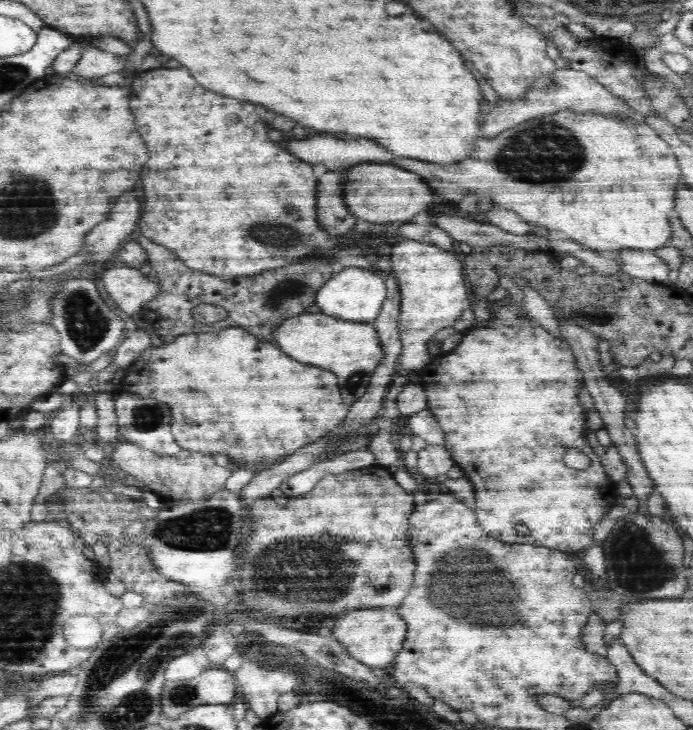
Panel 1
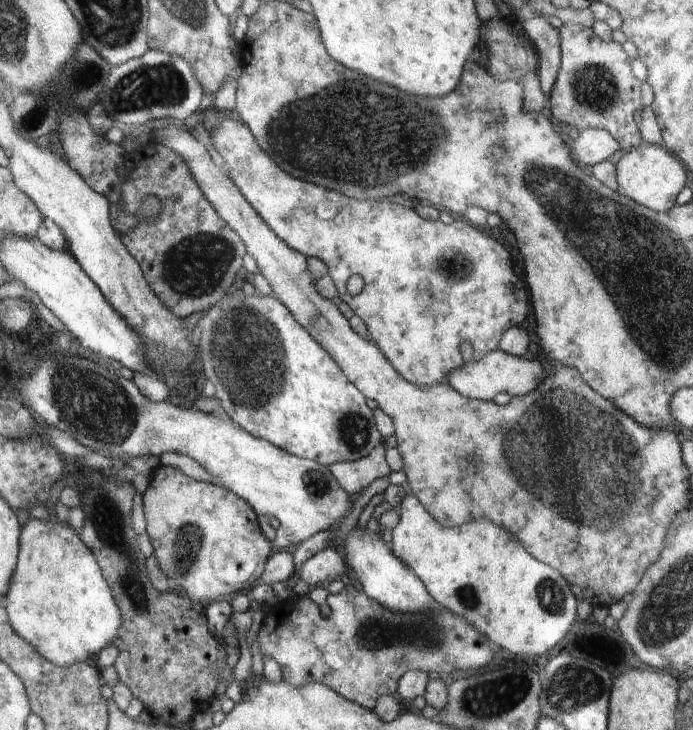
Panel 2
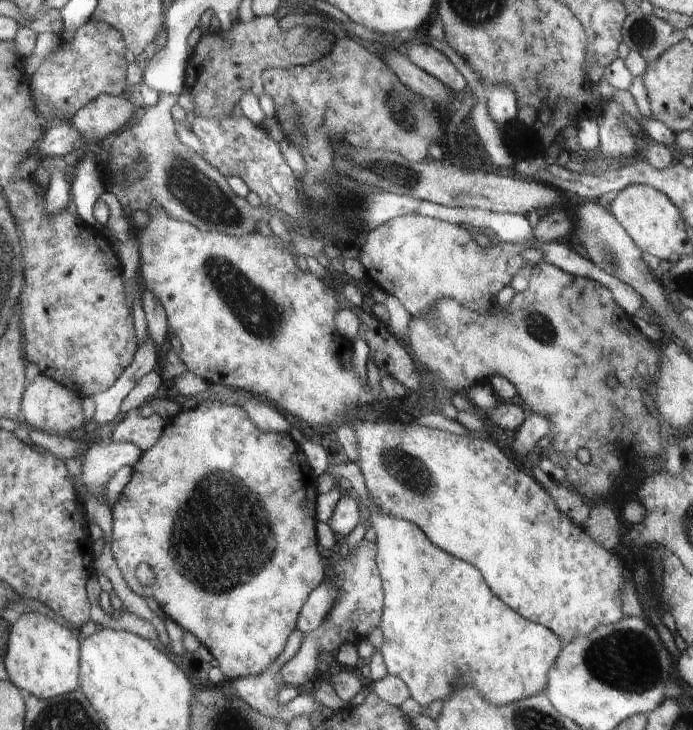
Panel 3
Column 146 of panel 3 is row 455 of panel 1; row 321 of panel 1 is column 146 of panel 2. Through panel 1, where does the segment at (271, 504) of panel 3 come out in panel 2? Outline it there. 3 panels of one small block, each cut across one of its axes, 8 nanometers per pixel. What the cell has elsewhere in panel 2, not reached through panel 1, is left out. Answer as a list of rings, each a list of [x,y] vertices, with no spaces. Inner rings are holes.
[[[160,465],[150,477],[150,486],[143,493],[144,500],[144,515],[146,518],[146,534],[148,534],[152,546],[154,547],[154,556],[158,560],[162,573],[169,579],[173,578],[178,580],[182,585],[182,588],[188,593],[188,597],[193,603],[201,602],[206,605],[214,601],[224,600],[224,596],[234,595],[234,592],[238,592],[240,588],[250,587],[256,583],[258,578],[261,578],[263,574],[264,562],[268,562],[268,554],[270,554],[270,542],[262,536],[260,528],[258,528],[258,518],[254,514],[254,510],[238,495],[233,494],[230,490],[225,489],[219,485],[210,484],[202,480],[193,480],[190,477],[184,475],[181,471],[172,467],[166,467]]]

